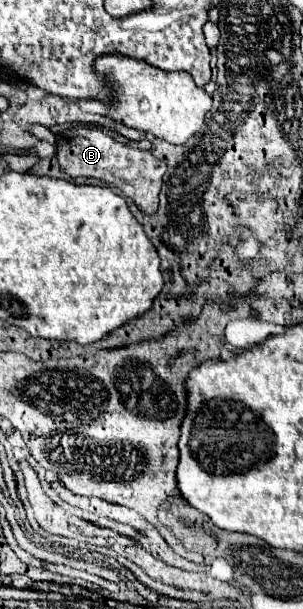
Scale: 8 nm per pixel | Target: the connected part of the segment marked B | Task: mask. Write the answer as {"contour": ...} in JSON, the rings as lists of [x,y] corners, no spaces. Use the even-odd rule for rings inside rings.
{"contour":[[[72,127],[58,135],[58,153],[56,159],[60,167],[70,177],[98,177],[108,185],[114,185],[124,195],[134,199],[134,203],[146,213],[154,215],[158,211],[158,193],[162,187],[162,177],[166,173],[166,163],[154,157],[150,151],[134,149],[122,145],[102,133],[100,129],[90,127]]]}

